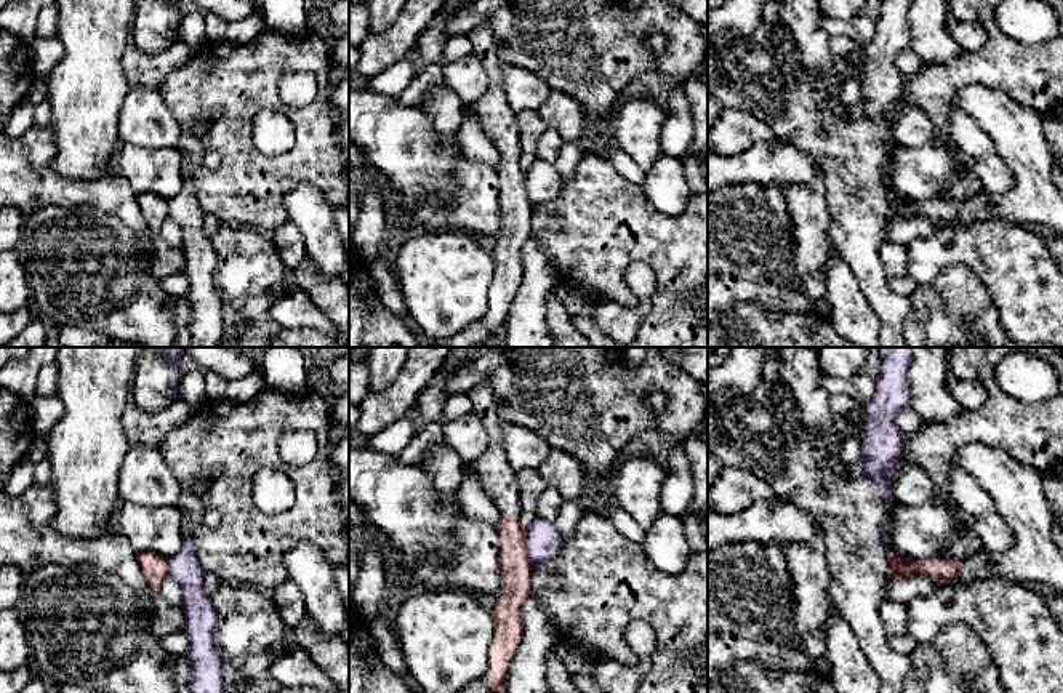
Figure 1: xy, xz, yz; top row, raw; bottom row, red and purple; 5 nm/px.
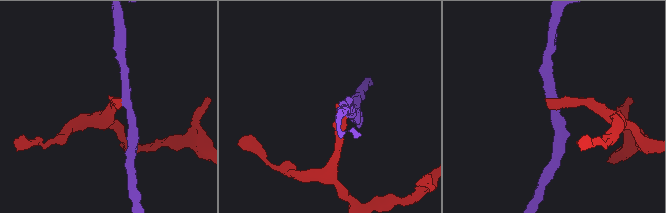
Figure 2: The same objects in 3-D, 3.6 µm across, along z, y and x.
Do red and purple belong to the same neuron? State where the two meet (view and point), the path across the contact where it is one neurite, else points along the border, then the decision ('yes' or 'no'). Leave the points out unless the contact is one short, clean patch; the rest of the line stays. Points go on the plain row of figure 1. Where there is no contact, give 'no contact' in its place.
meets red in xz at (525, 188); no

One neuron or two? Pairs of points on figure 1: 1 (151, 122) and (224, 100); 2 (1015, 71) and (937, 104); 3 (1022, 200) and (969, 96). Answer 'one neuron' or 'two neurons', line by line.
1: two neurons
2: one neuron
3: one neuron

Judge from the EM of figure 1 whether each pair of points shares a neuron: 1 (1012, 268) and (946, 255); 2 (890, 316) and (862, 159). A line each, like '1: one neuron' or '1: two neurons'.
1: one neuron
2: one neuron

